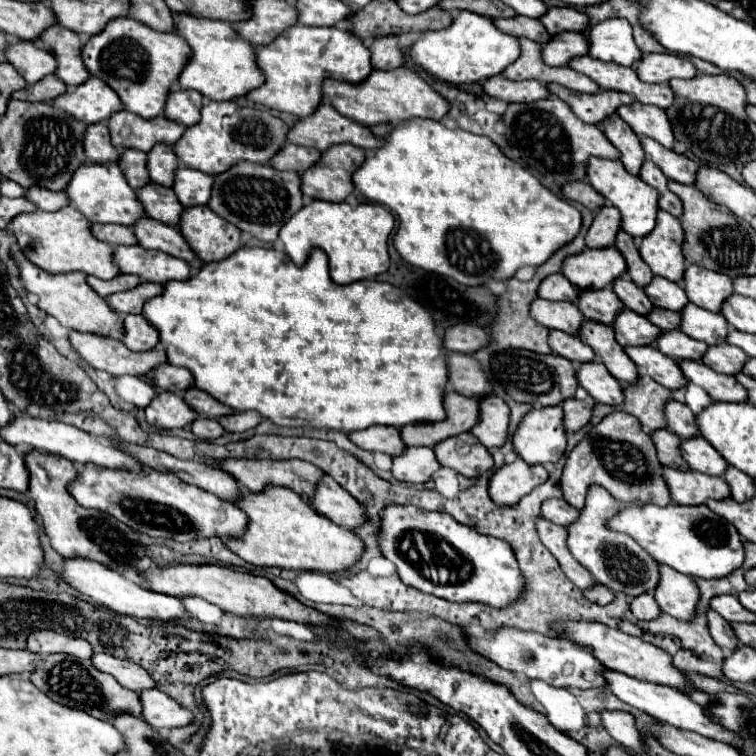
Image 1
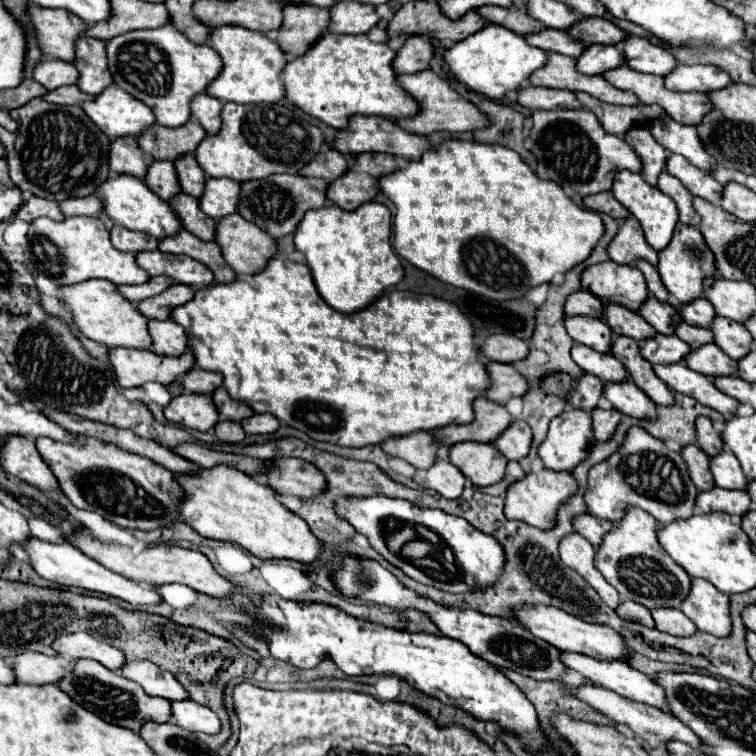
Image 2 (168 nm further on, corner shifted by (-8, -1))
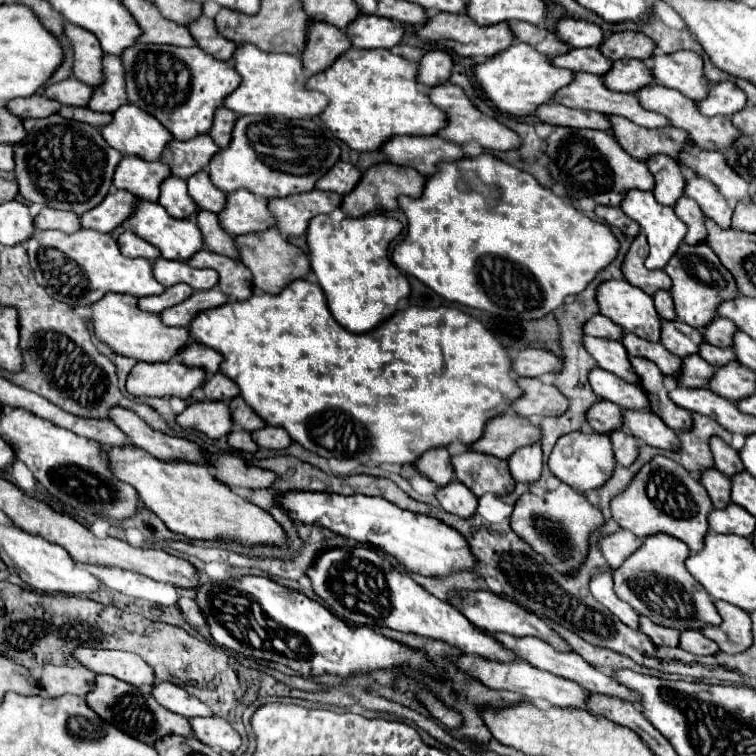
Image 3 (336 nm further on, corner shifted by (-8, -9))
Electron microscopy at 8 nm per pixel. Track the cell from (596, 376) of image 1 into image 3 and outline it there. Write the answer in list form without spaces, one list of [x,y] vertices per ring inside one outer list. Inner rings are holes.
[[[625,410],[623,424],[635,438],[643,440],[645,444],[649,444],[653,448],[669,450],[669,448],[677,448],[677,444],[679,444],[677,434],[671,428],[667,428],[665,422],[653,412]]]

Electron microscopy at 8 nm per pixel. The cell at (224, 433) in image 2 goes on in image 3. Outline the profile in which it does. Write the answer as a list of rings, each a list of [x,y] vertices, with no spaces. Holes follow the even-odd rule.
[[[233,430],[229,434],[229,446],[239,452],[257,452],[257,444],[253,442],[251,434],[245,430]]]

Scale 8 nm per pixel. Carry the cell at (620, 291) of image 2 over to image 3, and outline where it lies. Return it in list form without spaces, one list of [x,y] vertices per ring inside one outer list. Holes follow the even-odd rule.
[[[609,280],[599,286],[597,302],[601,314],[611,318],[623,330],[649,342],[661,340],[661,318],[655,312],[653,298],[627,280]]]

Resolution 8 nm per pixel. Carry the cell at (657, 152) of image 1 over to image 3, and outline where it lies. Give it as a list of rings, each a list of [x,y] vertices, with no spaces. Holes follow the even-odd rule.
[[[691,176],[687,180],[685,194],[699,204],[699,208],[703,210],[703,214],[707,218],[717,222],[721,228],[731,228],[733,208],[727,204],[725,196],[719,194],[719,190],[713,182],[709,182],[701,176]]]

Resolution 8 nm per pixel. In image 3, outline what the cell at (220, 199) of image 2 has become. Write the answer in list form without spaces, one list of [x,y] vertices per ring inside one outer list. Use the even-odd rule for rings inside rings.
[[[237,190],[227,194],[227,206],[219,214],[221,226],[233,234],[251,234],[273,228],[277,222],[273,220],[273,214],[267,208],[265,198],[255,196],[249,190]]]

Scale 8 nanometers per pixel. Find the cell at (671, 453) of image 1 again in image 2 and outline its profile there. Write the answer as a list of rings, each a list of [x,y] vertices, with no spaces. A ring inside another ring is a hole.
[[[695,444],[681,448],[681,458],[685,458],[685,464],[689,468],[689,476],[697,490],[709,490],[715,486],[713,476],[709,472],[709,456]]]

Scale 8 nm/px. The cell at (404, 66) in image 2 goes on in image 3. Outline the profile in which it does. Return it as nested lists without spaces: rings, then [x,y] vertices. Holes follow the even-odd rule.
[[[433,50],[427,52],[419,62],[417,82],[423,88],[435,88],[439,84],[445,84],[453,70],[453,58],[445,50]]]

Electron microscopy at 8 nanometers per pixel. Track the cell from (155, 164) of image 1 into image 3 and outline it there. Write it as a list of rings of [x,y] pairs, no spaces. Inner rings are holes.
[[[205,170],[193,174],[187,180],[189,186],[189,194],[193,196],[193,200],[197,202],[199,208],[205,208],[209,212],[221,212],[221,208],[225,208],[225,192],[221,192],[219,188],[213,186],[209,174]]]

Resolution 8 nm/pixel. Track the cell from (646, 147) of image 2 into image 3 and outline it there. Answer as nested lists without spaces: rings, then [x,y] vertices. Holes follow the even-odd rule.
[[[651,156],[647,160],[649,170],[655,176],[655,198],[659,204],[665,206],[673,206],[677,204],[677,200],[685,194],[685,176],[679,168],[679,164],[669,158],[669,156]]]

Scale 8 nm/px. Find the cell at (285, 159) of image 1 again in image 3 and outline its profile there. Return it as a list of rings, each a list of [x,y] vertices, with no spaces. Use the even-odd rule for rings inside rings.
[[[337,162],[329,174],[325,174],[319,182],[317,188],[319,190],[329,190],[329,192],[337,192],[337,194],[347,194],[351,192],[357,182],[361,180],[361,170],[357,170],[353,164],[347,162]]]

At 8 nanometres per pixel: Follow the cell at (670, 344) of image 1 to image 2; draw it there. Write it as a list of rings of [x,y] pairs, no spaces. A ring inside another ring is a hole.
[[[703,344],[701,348],[691,350],[685,360],[683,360],[691,370],[705,374],[709,378],[713,376],[729,376],[737,370],[737,362],[731,360],[729,356],[725,356],[725,352],[721,352],[721,348],[717,348],[715,344]]]

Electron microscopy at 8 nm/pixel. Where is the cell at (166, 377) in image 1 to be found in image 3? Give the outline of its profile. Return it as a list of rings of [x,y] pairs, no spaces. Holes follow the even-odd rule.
[[[217,372],[213,374],[205,384],[203,384],[205,396],[207,400],[221,400],[221,402],[229,402],[239,394],[239,388],[233,380],[229,380],[225,374]]]

